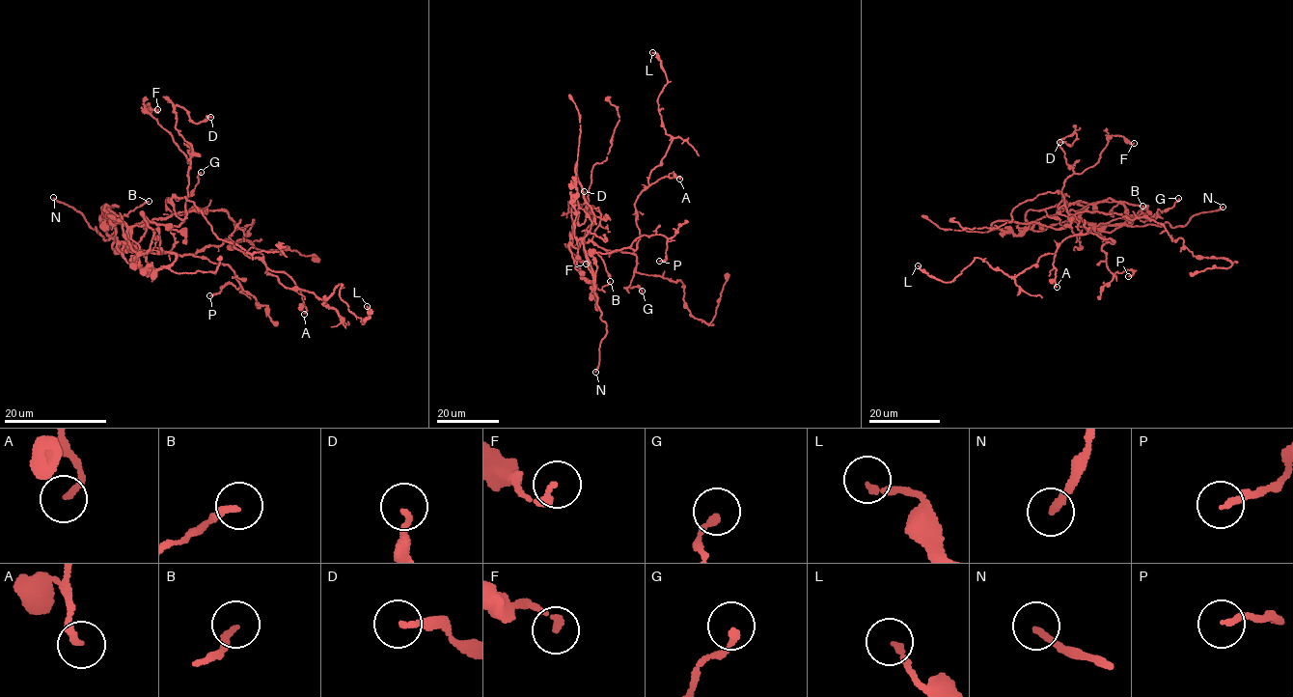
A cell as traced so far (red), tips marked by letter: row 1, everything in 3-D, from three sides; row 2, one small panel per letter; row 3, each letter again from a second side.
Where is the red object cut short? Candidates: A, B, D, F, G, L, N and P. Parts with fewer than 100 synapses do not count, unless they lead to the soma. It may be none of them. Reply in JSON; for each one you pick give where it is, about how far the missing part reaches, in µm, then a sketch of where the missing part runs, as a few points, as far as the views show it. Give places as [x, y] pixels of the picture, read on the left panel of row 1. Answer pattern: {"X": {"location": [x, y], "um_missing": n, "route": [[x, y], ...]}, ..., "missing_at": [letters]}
{"N": {"location": [53, 197], "um_missing": 35, "route": [[53, 197], [51, 207], [61, 195], [57, 192], [64, 192], [88, 218], [97, 219], [99, 214], [89, 195]]}, "missing_at": ["N"]}

